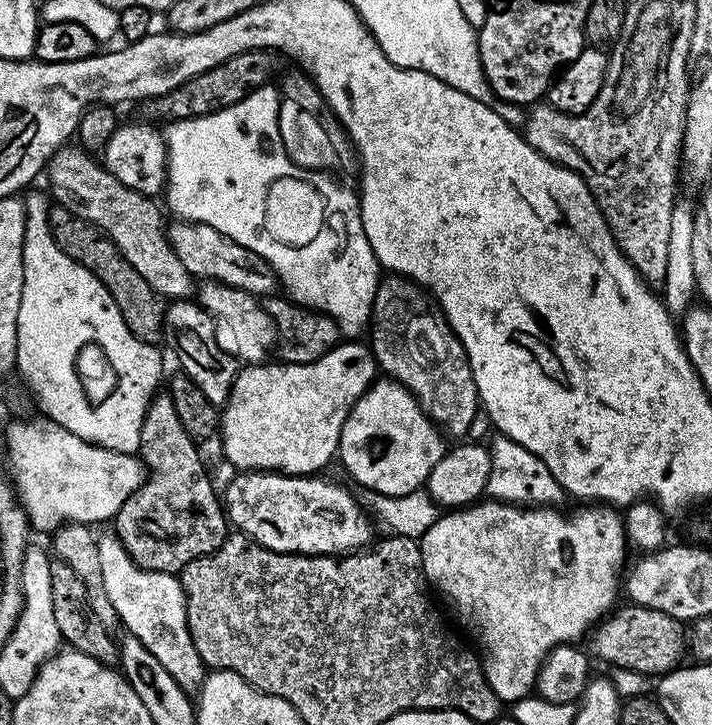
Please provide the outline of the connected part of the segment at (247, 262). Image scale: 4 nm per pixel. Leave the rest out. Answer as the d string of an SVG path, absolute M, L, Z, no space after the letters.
M177 219L175 223L167 225L168 241L174 254L178 254L182 266L186 266L192 277L199 278L201 281L216 280L220 284L246 290L257 298L271 296L277 291L277 271L261 256L254 254L246 246L226 238L226 234L214 230L214 226L195 224L192 220L182 219Z

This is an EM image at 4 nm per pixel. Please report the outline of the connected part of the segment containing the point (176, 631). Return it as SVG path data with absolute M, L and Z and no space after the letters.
M115 534L101 535L98 539L98 555L102 565L102 586L110 608L125 624L127 635L136 636L166 666L170 678L178 682L184 691L192 694L204 682L206 666L194 646L190 626L186 618L186 598L179 579L170 572L151 572L138 565L128 556Z

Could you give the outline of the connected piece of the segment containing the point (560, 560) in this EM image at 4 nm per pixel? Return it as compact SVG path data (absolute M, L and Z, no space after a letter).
M484 498L475 504L448 510L437 515L434 526L430 526L430 530L426 530L426 534L420 537L418 541L420 553L422 554L424 577L435 591L437 588L438 591L445 592L452 599L452 604L456 607L461 622L480 639L480 644L484 647L482 663L486 674L486 682L490 682L490 690L494 690L494 694L498 694L498 698L505 705L514 705L519 700L524 700L527 696L533 695L540 668L544 665L545 658L552 653L552 650L557 648L559 644L580 642L583 636L585 639L591 633L593 627L617 607L616 595L621 595L622 592L621 572L625 567L624 555L627 554L628 550L630 551L630 543L625 532L624 517L612 506L576 507L580 508L574 509L573 512L564 513L559 512L562 510L556 506L523 508L518 504Z

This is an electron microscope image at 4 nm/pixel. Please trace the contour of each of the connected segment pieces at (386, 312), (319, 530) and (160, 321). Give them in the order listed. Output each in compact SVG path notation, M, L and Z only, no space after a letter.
M388 274L381 279L376 297L372 303L372 319L370 321L370 347L379 371L389 380L398 383L416 399L433 424L439 426L449 437L464 438L476 420L476 412L481 411L480 395L474 386L474 374L468 365L466 350L462 342L453 334L448 325L448 318L432 298L431 292L415 284L404 276Z
M240 472L222 492L222 507L229 525L237 533L248 537L253 544L261 544L272 552L294 552L298 556L342 556L364 550L373 543L373 521L369 513L340 484L320 480L319 475L286 476L283 472Z
M49 207L48 221L56 245L66 254L70 254L74 262L86 266L86 270L90 270L90 274L94 274L94 278L98 278L98 282L102 282L102 286L110 290L110 298L118 302L118 310L133 334L142 342L159 345L164 332L165 301L152 289L150 282L146 282L146 278L142 278L142 274L138 274L138 270L134 270L130 262L126 262L118 246L114 246L114 242L105 232L65 208Z

